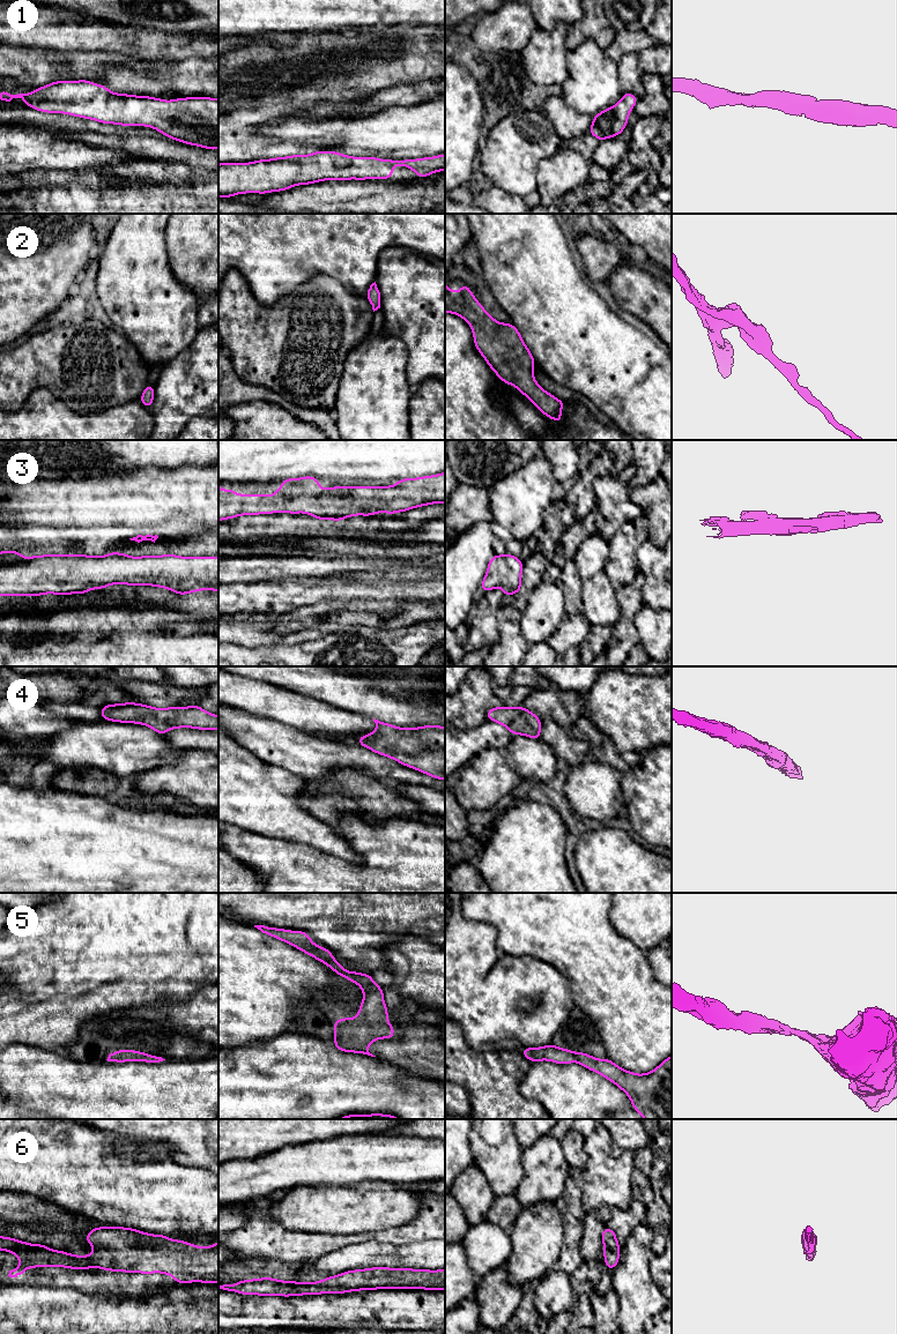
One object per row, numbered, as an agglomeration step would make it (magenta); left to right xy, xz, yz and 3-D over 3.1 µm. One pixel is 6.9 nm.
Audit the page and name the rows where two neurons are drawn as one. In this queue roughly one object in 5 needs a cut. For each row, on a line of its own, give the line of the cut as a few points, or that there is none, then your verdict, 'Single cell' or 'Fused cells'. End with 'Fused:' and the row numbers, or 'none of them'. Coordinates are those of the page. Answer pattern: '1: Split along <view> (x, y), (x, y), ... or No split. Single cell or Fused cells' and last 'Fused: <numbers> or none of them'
1: No split. Single cell
2: No split. Single cell
3: No split. Single cell
4: No split. Single cell
5: No split. Single cell
6: No split. Single cell
Fused: none of them

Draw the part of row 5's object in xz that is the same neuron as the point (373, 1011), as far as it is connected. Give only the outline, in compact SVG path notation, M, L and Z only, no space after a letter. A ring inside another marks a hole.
M254 925L254 927L327 964L335 974L356 983L362 989L364 998L356 1018L341 1018L334 1021L333 1045L336 1049L376 1057L369 1052L368 1045L377 1039L395 1036L394 1027L388 1023L388 1009L384 1003L383 988L373 982L372 975L346 970L327 948L314 945L304 931L289 931L265 925Z

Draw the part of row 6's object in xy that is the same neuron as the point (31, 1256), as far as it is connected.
M99 1227L84 1239L94 1246L90 1255L55 1251L43 1244L29 1244L0 1236L0 1250L16 1254L20 1266L9 1277L25 1274L25 1268L66 1267L126 1273L162 1273L172 1275L176 1283L218 1283L218 1242L200 1247L186 1240L171 1240L164 1235L151 1235L132 1228Z

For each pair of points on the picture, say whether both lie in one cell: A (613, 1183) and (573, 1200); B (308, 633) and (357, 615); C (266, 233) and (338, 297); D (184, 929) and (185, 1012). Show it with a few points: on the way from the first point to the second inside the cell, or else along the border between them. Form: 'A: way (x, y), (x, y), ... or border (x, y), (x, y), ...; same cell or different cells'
A: border (583, 1171), (582, 1207), (585, 1213); different cells
B: way (320, 631), (332, 621), (345, 618); same cell
C: border (316, 275), (298, 284), (291, 291); different cells
D: border (206, 983), (183, 1000), (157, 1000); different cells

